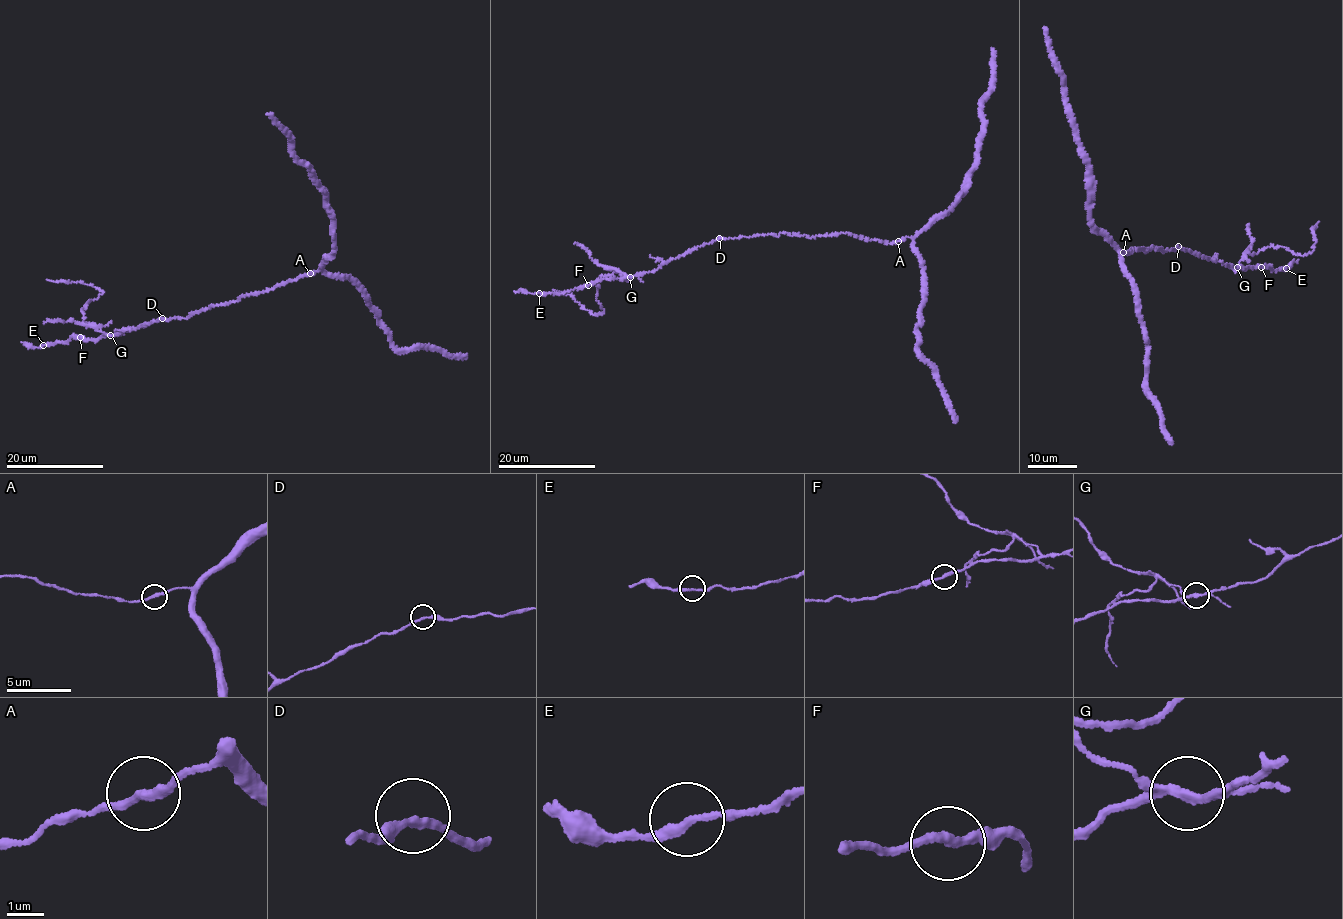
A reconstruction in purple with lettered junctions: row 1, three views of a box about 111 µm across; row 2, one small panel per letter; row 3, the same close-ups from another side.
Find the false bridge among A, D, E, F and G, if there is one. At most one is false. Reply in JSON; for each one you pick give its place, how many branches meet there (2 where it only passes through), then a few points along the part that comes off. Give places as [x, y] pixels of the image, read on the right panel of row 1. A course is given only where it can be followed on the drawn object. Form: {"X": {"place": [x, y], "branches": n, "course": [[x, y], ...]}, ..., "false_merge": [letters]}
{"G": {"place": [1237, 267], "branches": 2, "course": [[1237, 267], [1244, 255], [1267, 246], [1280, 246], [1302, 256], [1309, 253], [1316, 243], [1312, 230], [1319, 222]]}, "false_merge": ["G"]}

